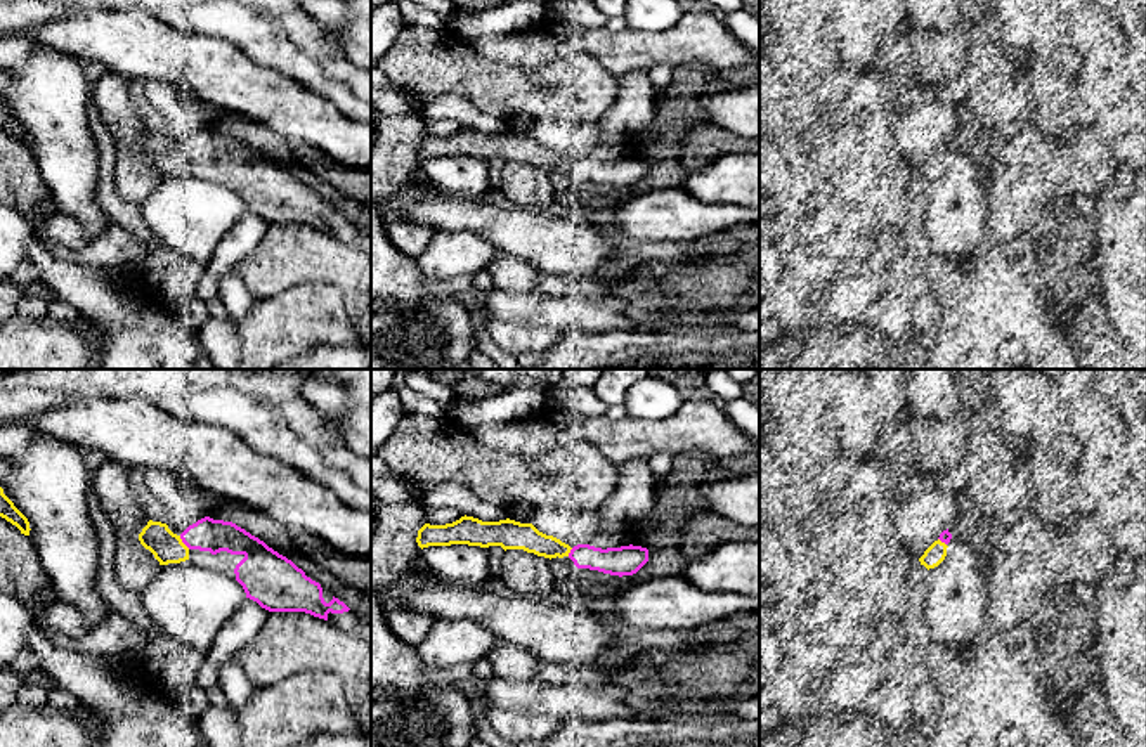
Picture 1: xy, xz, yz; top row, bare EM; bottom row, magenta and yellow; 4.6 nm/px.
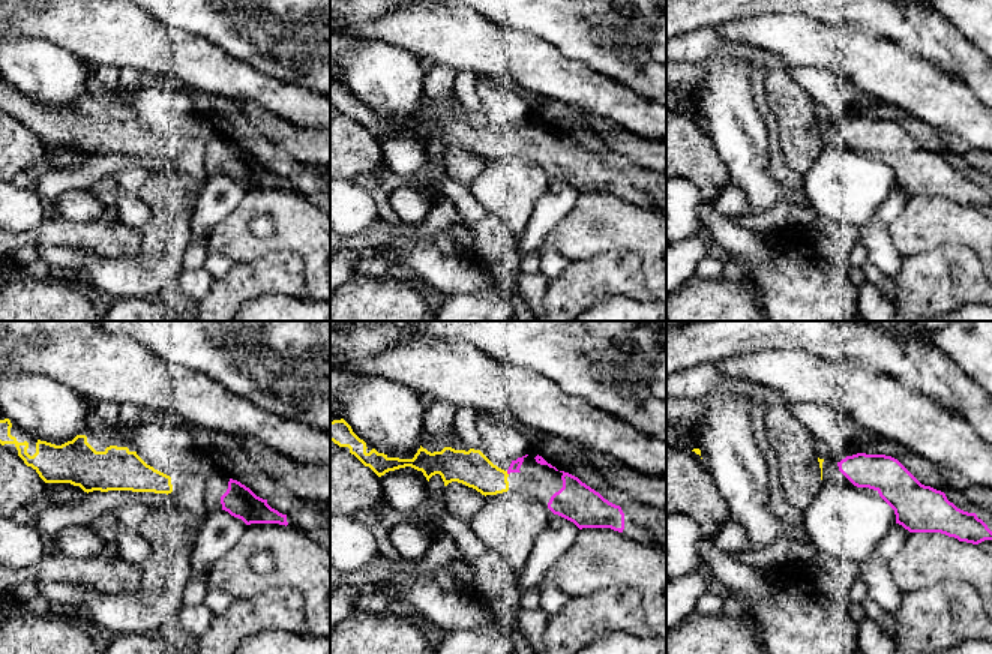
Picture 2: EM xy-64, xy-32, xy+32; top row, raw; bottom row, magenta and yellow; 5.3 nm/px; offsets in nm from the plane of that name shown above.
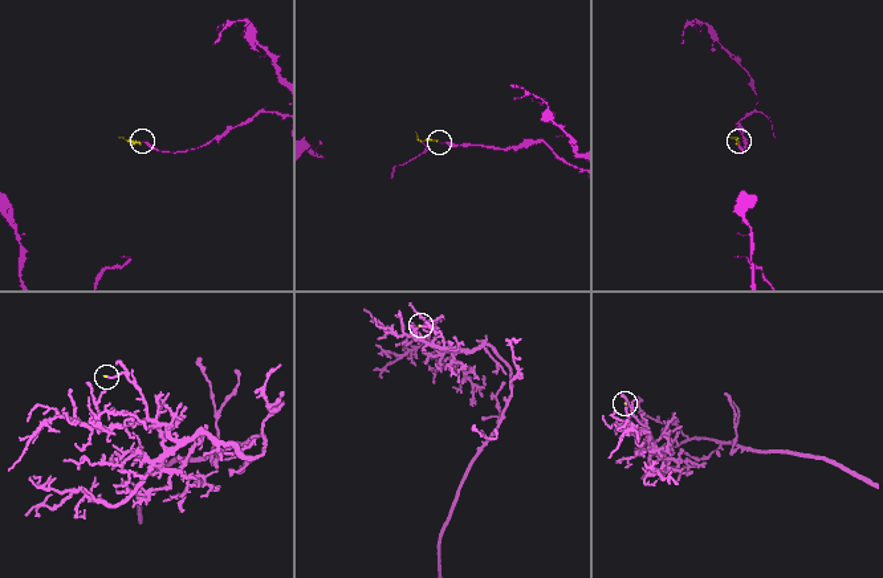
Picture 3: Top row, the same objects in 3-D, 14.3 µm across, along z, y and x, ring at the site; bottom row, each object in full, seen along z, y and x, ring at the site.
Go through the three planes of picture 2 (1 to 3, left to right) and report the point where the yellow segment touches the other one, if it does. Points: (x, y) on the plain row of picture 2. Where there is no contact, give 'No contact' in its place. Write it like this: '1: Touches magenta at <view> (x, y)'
1: No contact
2: No contact
3: No contact

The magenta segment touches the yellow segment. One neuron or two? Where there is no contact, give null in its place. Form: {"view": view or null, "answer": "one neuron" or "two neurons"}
{"view": "xy", "answer": "one neuron"}

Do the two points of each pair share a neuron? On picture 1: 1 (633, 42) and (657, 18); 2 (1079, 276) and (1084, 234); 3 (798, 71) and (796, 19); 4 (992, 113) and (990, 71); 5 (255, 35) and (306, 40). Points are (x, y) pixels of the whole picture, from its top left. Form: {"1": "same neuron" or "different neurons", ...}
{"1": "different neurons", "2": "same neuron", "3": "different neurons", "4": "same neuron", "5": "same neuron"}

